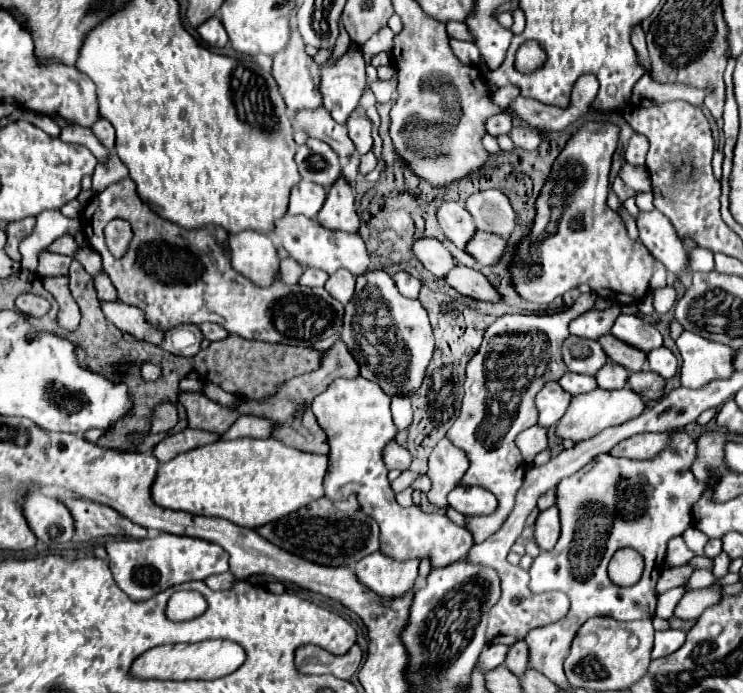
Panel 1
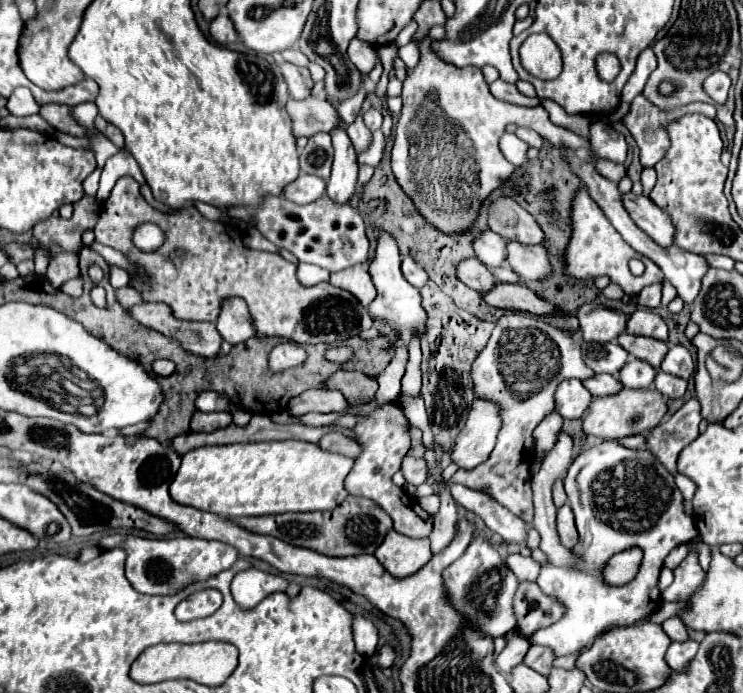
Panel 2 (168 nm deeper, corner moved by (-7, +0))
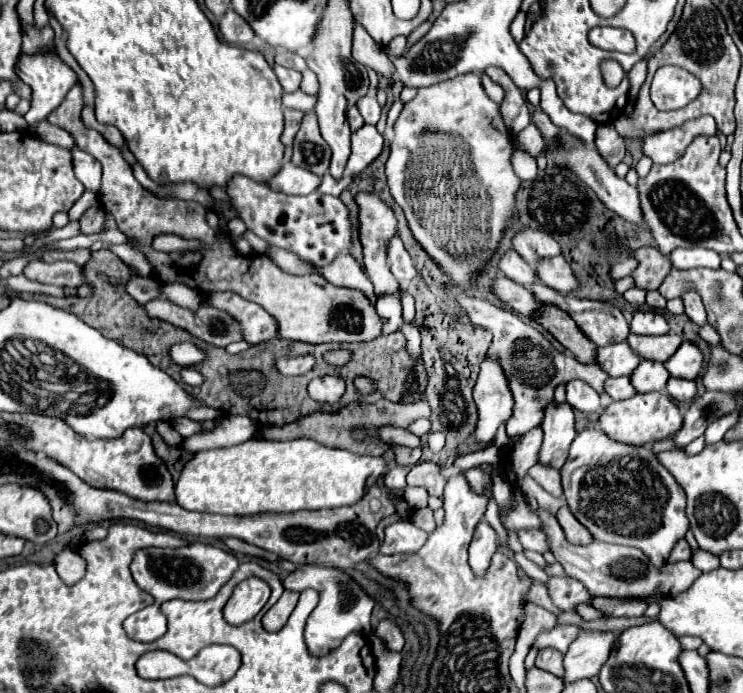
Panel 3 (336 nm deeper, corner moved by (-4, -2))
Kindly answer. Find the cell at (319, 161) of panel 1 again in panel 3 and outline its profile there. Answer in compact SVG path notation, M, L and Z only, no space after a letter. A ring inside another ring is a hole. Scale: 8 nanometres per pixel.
M313 110L305 112L301 128L293 140L291 162L317 176L323 176L329 170L329 160L331 160L331 148L319 132L317 116Z

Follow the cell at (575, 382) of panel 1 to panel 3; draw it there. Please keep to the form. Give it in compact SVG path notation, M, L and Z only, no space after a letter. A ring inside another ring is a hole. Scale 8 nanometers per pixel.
M621 376L621 378L607 378L605 382L605 390L613 400L627 400L633 398L637 394L637 390L631 384L629 376Z

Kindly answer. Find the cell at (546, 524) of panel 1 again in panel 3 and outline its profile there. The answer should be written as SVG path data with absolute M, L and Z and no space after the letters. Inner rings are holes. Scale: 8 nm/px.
M563 506L563 508L559 510L557 520L559 520L561 528L565 530L565 536L567 536L567 540L569 540L571 544L581 544L581 546L585 546L585 544L591 544L591 542L593 542L593 536L589 534L589 530L569 512L567 506Z

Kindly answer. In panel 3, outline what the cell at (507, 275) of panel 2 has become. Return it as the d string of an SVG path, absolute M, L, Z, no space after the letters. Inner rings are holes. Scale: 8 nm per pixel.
M537 282L535 286L531 286L531 292L535 292L537 300L543 300L543 304L551 304L557 306L561 310L565 310L575 324L581 328L581 332L597 346L609 346L609 344L617 344L617 342L625 342L629 336L629 322L625 320L625 316L621 314L619 308L607 304L607 302L595 302L595 300L581 300L581 298L573 298L573 296L563 296L557 290Z

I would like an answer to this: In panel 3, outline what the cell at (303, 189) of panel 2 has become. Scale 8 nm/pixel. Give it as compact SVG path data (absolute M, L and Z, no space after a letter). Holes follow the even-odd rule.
M283 162L279 172L269 180L269 186L273 190L283 194L293 194L293 196L307 196L315 192L319 184L321 184L319 176L307 172L301 166L295 166L293 162Z

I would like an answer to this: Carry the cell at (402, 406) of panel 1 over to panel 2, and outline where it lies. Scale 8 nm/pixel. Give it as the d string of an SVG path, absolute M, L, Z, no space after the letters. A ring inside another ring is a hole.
M412 336L410 344L408 344L408 364L406 364L406 372L402 376L400 394L418 396L420 386L422 386L422 382L420 382L420 338Z

